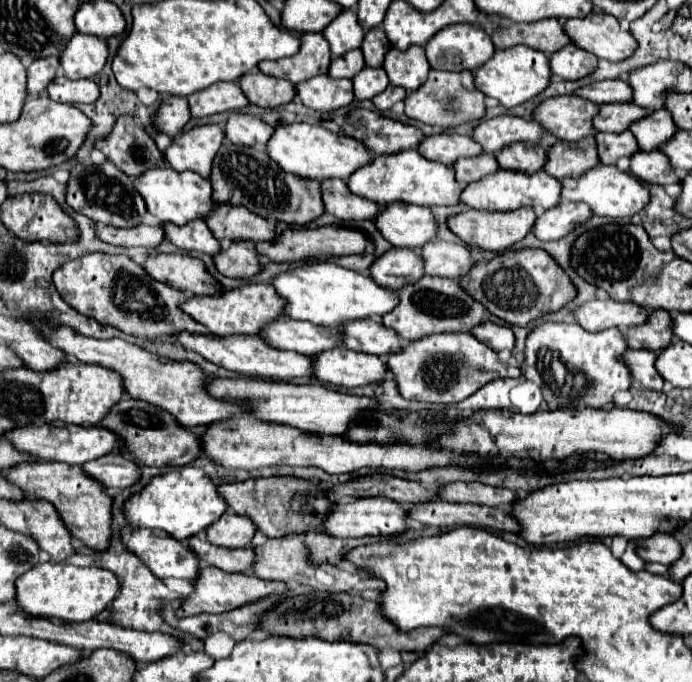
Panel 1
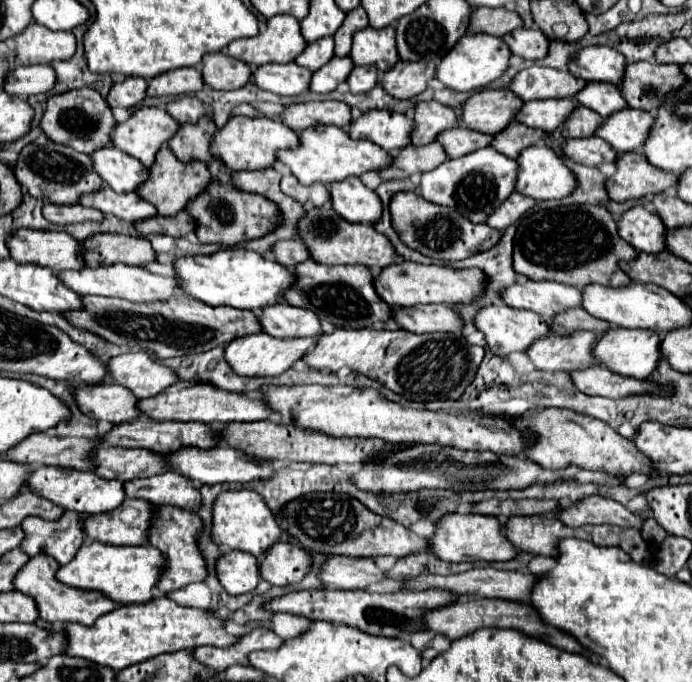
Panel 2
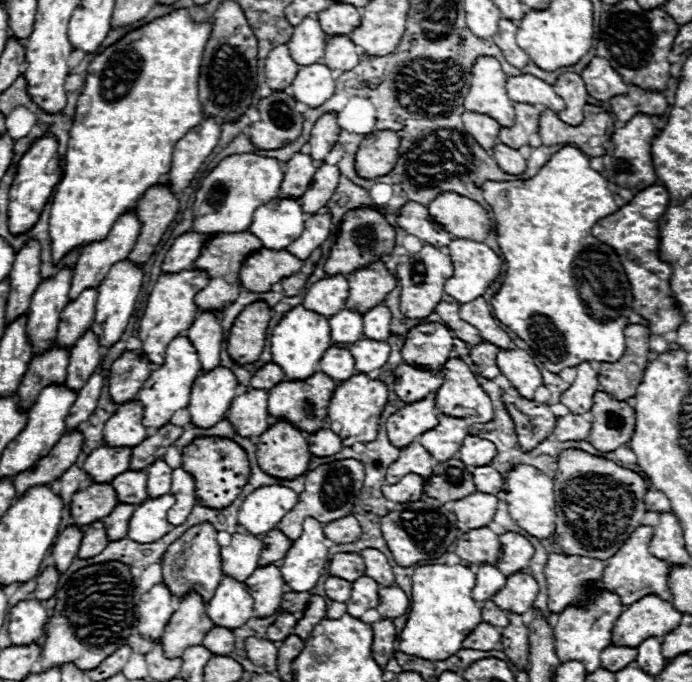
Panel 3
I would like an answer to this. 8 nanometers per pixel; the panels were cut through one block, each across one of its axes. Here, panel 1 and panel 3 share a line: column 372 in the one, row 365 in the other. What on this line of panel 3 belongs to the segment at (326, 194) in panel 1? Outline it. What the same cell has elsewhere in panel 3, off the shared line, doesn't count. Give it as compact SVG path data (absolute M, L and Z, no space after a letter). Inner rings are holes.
M200 312L194 324L188 328L186 336L198 350L202 370L204 372L214 370L220 364L218 356L220 356L220 346L224 340L224 332L218 322L218 316L214 312Z

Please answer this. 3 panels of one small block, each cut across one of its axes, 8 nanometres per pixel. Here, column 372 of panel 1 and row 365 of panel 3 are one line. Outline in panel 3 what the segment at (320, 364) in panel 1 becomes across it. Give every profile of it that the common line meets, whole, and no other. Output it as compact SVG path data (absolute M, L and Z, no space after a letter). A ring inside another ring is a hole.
M362 338L362 340L358 340L358 344L352 344L352 346L350 346L350 352L352 352L352 356L354 356L356 370L368 374L368 372L372 372L372 370L382 368L382 366L388 362L390 346L388 346L388 342Z

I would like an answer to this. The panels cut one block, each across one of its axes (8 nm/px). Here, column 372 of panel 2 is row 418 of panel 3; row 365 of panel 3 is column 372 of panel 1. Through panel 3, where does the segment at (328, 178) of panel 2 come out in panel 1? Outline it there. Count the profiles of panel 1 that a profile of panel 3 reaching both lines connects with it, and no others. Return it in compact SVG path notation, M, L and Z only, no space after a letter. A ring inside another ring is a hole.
M406 150L402 154L390 154L390 156L376 156L370 164L358 168L348 178L348 188L368 198L376 204L416 204L416 206L456 206L460 202L458 194L462 194L462 186L454 178L454 168L444 166L432 160L426 160L418 150Z

